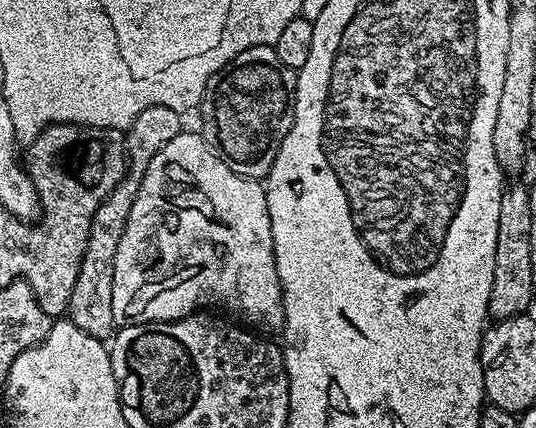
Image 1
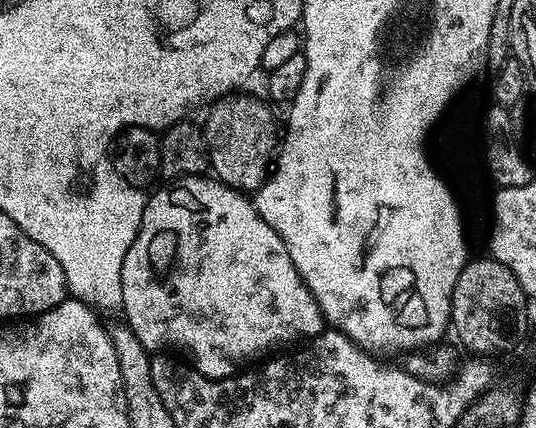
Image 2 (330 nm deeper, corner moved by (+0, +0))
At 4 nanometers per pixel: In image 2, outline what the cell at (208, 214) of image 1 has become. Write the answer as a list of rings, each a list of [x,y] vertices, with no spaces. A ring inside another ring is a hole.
[[[208,174],[182,176],[173,179],[169,184],[172,184],[169,188],[157,187],[155,189],[157,192],[147,197],[140,229],[122,262],[122,313],[124,312],[125,316],[123,319],[128,329],[135,334],[138,342],[142,342],[142,346],[148,349],[149,353],[160,354],[165,350],[176,353],[184,348],[185,354],[189,356],[185,357],[192,367],[212,380],[224,380],[227,376],[237,375],[238,368],[232,364],[246,359],[247,356],[256,356],[259,352],[268,352],[271,348],[282,347],[283,344],[299,345],[301,342],[312,340],[319,332],[325,331],[326,321],[320,312],[318,302],[305,286],[298,270],[294,270],[294,262],[290,262],[290,254],[286,254],[286,246],[282,238],[260,217],[255,203],[245,193]]]

